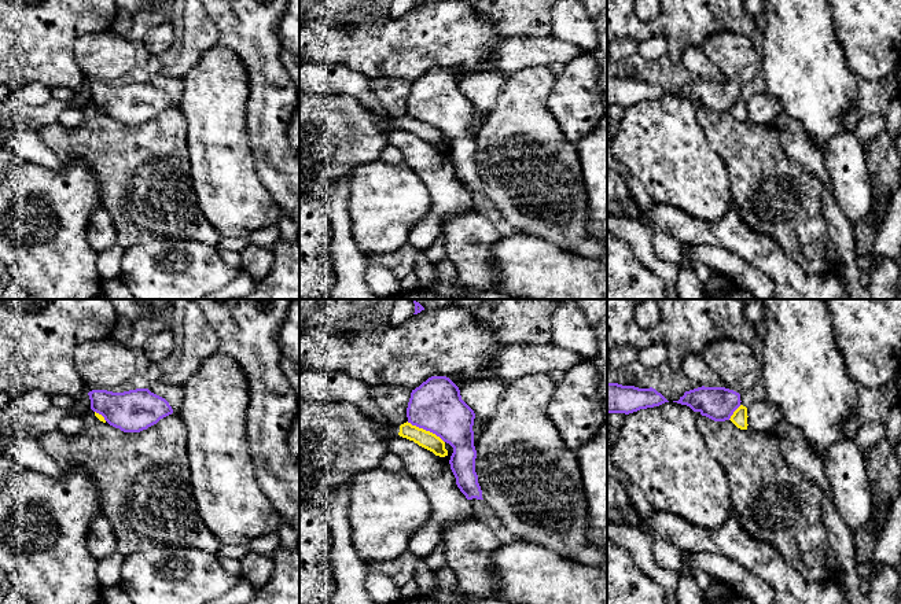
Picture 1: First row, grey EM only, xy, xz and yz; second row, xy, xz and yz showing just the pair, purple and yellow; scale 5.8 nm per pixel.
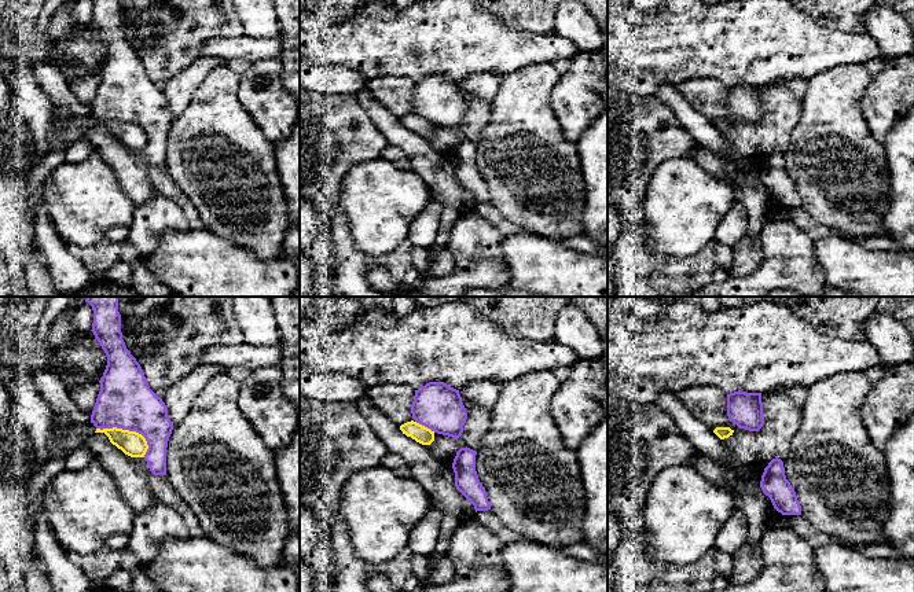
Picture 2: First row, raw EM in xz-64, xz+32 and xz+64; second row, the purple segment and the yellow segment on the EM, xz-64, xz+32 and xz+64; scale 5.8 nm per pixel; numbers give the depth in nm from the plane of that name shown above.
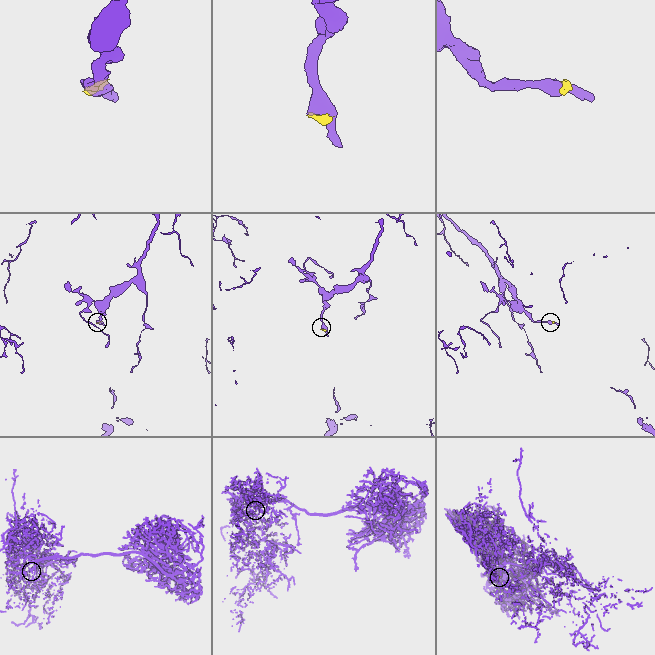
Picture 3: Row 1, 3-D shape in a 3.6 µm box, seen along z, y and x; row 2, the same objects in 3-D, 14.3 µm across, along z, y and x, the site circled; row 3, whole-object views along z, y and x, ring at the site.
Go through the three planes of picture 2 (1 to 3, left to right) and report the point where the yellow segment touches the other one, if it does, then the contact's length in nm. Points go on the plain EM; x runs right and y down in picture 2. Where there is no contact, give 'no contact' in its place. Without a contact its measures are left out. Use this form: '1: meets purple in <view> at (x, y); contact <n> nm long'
1: meets purple in xz-64 at (125, 121); contact 340 nm long
2: meets purple in xz+32 at (425, 118); contact 140 nm long
3: no contact

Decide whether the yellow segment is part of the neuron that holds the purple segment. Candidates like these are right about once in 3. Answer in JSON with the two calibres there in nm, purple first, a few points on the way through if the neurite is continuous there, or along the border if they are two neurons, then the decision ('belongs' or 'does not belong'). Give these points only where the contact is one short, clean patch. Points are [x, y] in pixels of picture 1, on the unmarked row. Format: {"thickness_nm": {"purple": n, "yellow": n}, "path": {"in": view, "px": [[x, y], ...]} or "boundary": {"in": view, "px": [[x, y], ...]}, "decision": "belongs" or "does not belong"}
{"thickness_nm": {"purple": 300, "yellow": 100}, "boundary": {"in": "xz", "px": [[407, 114], [434, 125], [444, 135]]}, "decision": "does not belong"}

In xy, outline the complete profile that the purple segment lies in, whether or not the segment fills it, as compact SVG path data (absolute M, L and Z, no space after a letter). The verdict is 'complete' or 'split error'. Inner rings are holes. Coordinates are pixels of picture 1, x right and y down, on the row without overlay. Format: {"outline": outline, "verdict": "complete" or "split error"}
{"outline": "M148 81L124 85L92 82L88 88L91 102L124 125L140 125L173 106L169 95Z", "verdict": "complete"}

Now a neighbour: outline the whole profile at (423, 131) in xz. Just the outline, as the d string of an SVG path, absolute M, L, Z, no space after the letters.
M404 115L401 118L391 118L391 125L396 129L402 129L409 133L413 133L419 139L433 144L435 148L445 150L448 143L445 141L445 135L435 126L412 118L411 115Z

